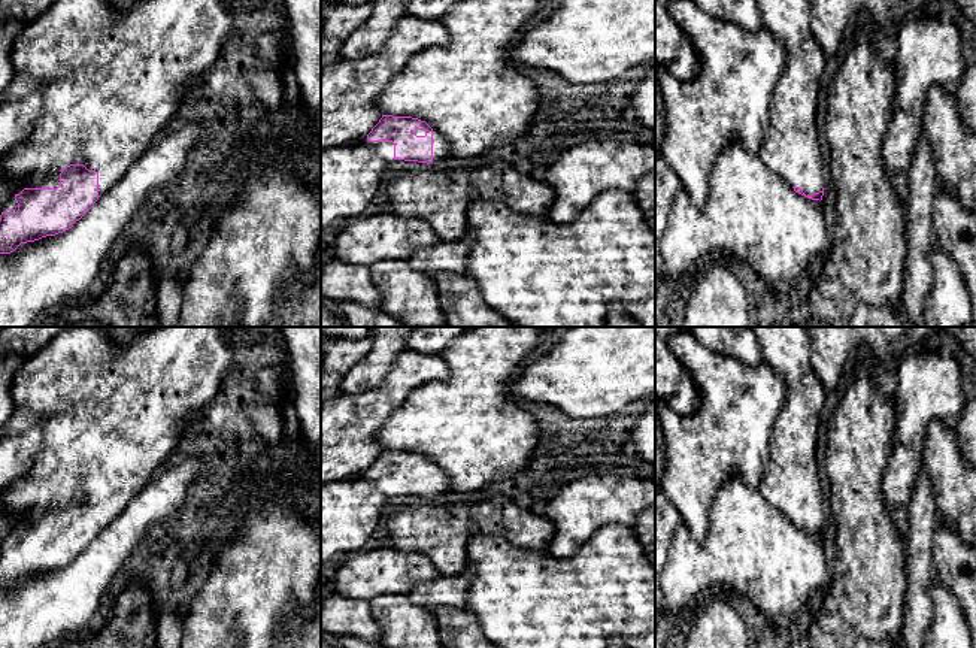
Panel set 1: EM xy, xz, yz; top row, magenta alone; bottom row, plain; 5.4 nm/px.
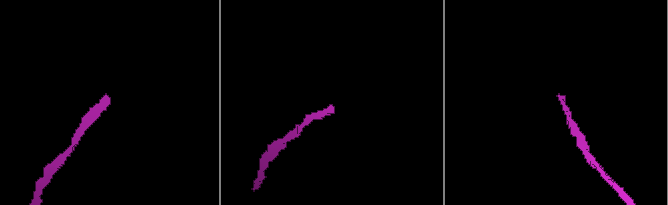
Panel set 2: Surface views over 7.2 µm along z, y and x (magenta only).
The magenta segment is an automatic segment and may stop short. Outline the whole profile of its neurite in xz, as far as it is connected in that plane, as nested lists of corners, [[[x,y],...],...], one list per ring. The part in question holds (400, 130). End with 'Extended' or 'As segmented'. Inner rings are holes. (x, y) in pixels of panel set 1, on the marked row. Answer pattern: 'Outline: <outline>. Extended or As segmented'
Outline: [[[382,115],[366,137],[321,151],[321,231],[339,219],[361,216],[390,163],[430,164],[448,155],[448,139],[436,127],[392,115]]]. Extended

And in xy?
Outline: [[[57,0],[36,19],[30,21],[13,43],[13,79],[3,93],[1,102],[40,93],[43,109],[34,122],[30,137],[16,145],[3,160],[4,175],[15,184],[12,196],[0,215],[0,254],[13,252],[21,243],[55,236],[73,227],[112,185],[136,163],[163,134],[166,125],[179,110],[187,82],[207,70],[219,57],[224,43],[233,33],[233,0],[136,0],[128,9],[118,9],[109,0]]]. Extended

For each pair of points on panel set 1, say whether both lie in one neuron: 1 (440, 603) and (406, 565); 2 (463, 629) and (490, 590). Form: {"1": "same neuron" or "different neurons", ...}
{"1": "different neurons", "2": "different neurons"}

